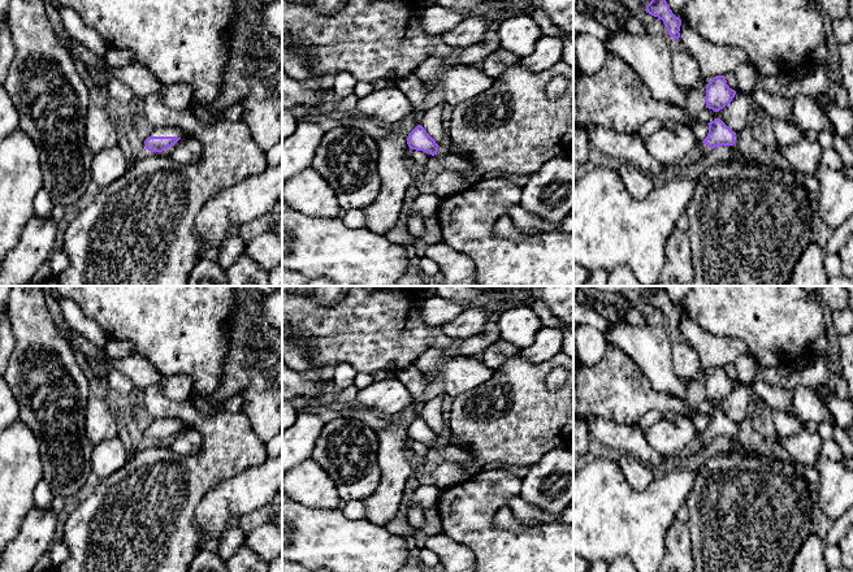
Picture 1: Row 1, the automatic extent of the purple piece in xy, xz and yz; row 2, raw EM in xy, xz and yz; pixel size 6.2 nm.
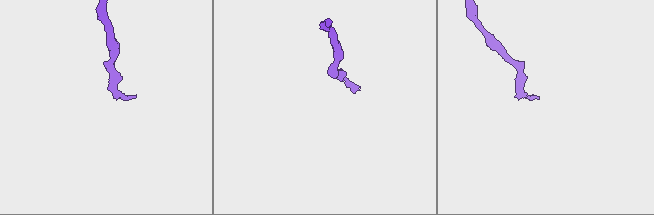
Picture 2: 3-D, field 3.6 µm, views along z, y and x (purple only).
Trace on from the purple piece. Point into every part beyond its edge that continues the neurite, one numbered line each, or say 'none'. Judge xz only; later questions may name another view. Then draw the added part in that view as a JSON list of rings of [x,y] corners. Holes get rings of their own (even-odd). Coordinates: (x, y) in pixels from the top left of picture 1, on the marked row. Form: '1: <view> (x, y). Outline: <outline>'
1: xz (449, 161). Outline: [[[438,147],[438,152],[432,156],[432,159],[438,160],[445,170],[458,173],[467,178],[471,187],[477,183],[479,179],[473,177],[473,169],[471,164],[462,156],[453,155],[446,150],[441,151]]]

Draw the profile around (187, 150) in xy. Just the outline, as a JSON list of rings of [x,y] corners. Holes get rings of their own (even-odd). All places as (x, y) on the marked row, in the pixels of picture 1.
[[[186,135],[172,146],[170,155],[174,161],[187,165],[195,162],[202,156],[202,144],[198,139]]]

